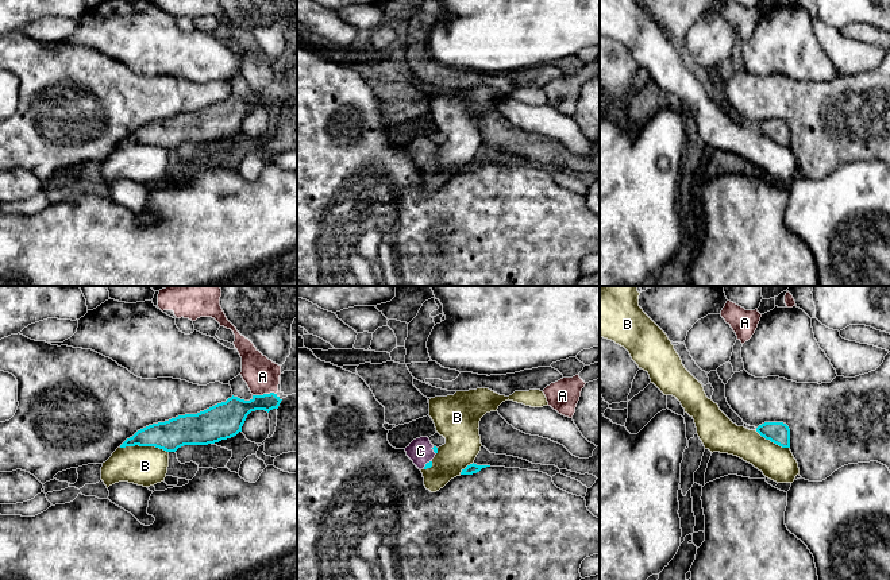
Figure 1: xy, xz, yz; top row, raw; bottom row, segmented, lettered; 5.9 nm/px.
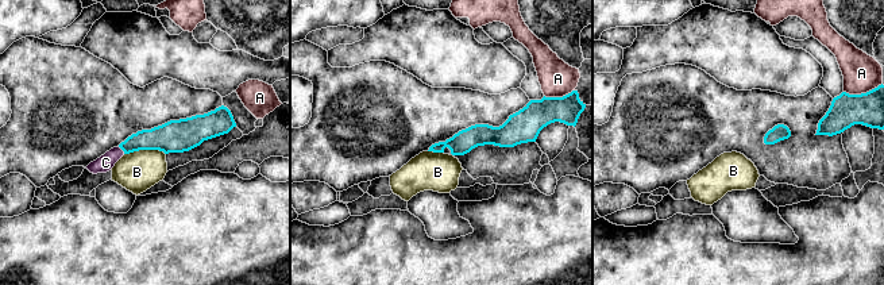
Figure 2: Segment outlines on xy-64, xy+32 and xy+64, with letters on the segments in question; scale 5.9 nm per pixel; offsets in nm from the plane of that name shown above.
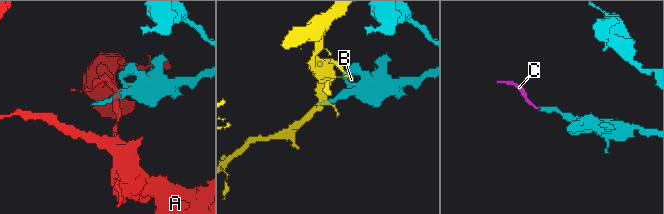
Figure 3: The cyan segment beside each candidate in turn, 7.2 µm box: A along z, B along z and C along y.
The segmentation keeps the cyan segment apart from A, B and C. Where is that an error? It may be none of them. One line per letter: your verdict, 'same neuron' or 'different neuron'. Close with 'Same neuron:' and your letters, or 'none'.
A: different neuron
B: different neuron
C: same neuron
Same neuron: C

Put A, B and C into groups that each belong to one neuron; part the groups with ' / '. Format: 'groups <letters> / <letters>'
groups A / B / C

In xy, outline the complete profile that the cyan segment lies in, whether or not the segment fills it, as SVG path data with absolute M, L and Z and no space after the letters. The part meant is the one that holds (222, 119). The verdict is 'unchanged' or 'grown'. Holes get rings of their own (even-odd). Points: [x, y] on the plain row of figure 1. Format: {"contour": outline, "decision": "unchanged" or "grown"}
{"contour": "M274 92L253 93L250 98L231 94L197 112L185 112L149 123L127 136L120 146L155 144L176 150L184 143L208 143L231 136L242 129L251 109L278 107L281 96Z", "decision": "unchanged"}

